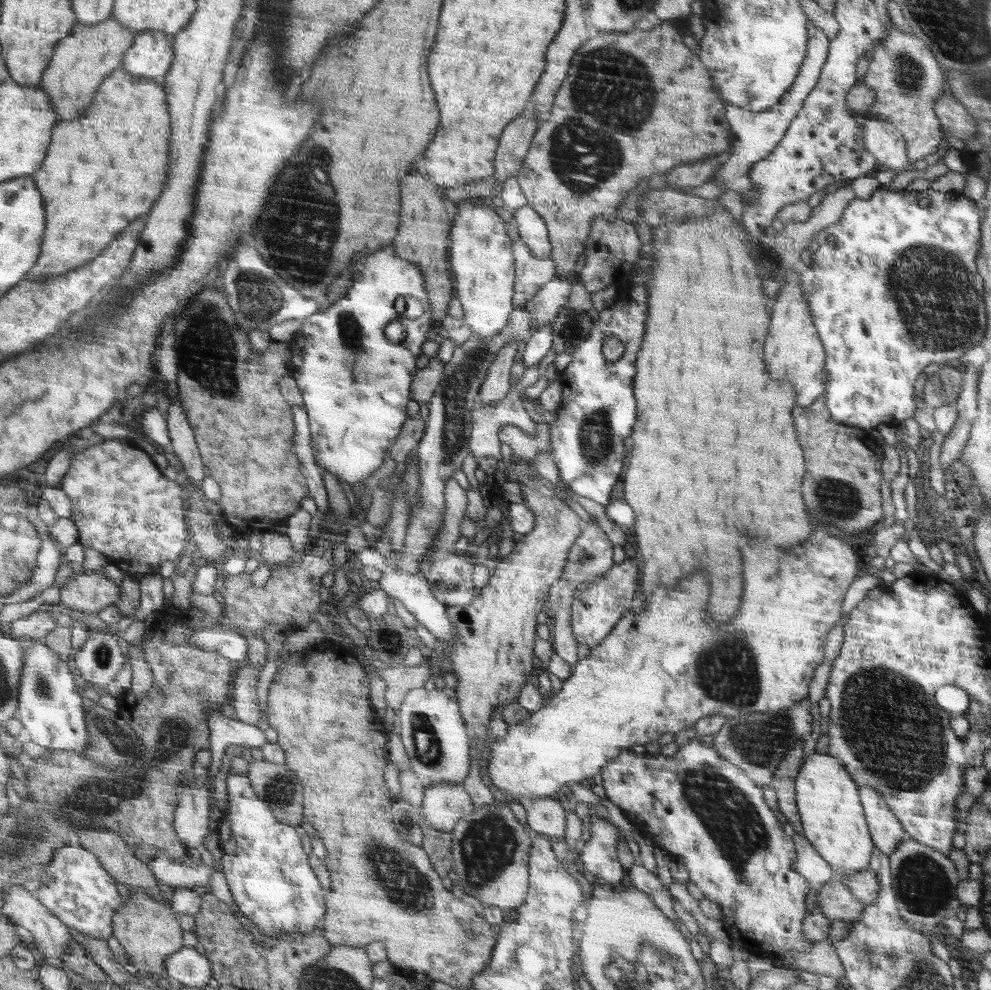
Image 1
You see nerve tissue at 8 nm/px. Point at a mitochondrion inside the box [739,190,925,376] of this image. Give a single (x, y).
(769, 259)

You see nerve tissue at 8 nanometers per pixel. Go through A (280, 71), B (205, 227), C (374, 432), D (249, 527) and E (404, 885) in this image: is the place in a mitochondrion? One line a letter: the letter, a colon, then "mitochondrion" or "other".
A: other
B: other
C: other
D: other
E: mitochondrion

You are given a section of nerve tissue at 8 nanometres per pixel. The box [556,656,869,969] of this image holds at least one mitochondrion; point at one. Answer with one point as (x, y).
(724, 810)

